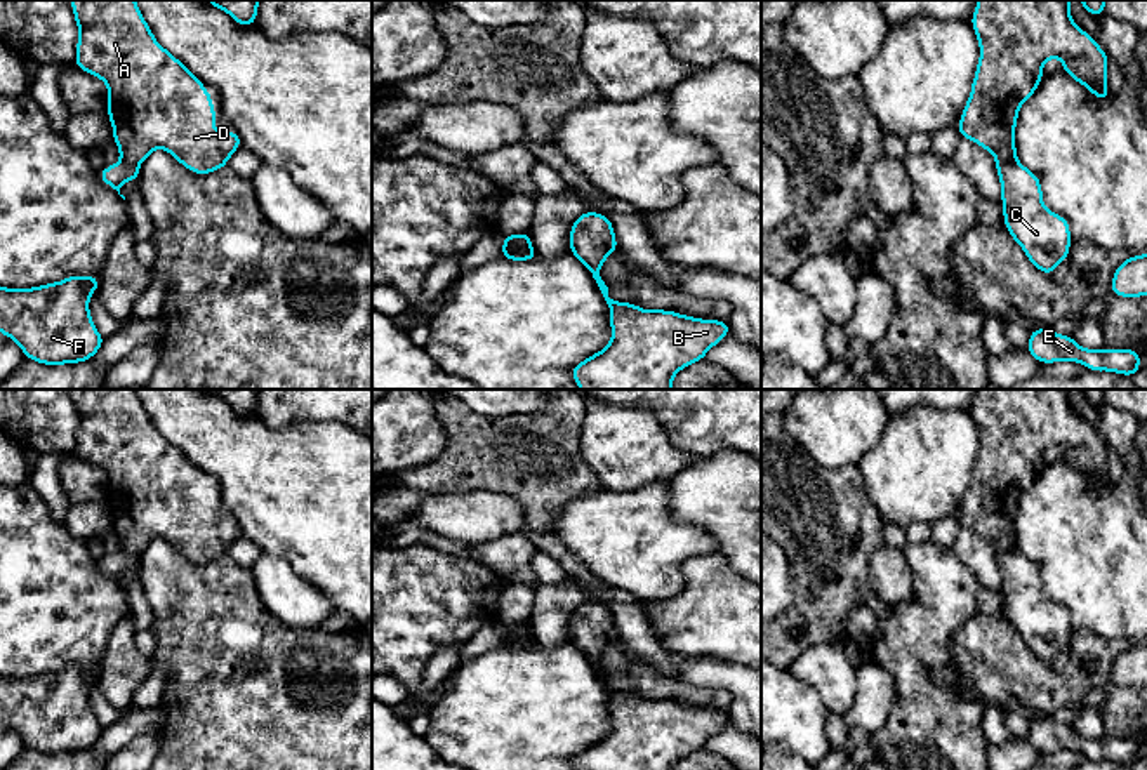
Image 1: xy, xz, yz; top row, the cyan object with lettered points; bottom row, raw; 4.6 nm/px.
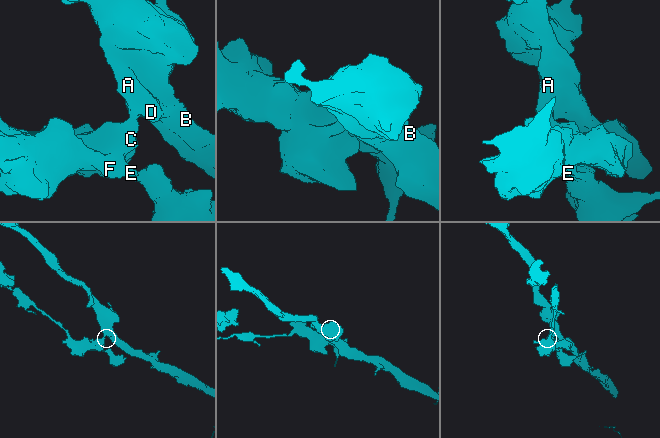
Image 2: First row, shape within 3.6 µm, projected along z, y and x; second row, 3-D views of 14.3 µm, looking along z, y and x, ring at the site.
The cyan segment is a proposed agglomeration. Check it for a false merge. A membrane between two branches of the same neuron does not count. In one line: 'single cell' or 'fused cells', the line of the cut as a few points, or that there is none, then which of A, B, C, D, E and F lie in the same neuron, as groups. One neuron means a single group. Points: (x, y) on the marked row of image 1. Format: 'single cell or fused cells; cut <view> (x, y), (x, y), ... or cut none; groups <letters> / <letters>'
fused cells; cut xz (515, 235), (536, 258); groups A B D / C E F

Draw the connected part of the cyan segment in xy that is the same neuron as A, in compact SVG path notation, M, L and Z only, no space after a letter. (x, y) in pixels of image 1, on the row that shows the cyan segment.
M71 0L71 10L80 33L73 64L108 85L106 113L122 162L139 167L162 148L198 176L226 167L240 134L215 130L212 94L156 42L136 0Z

